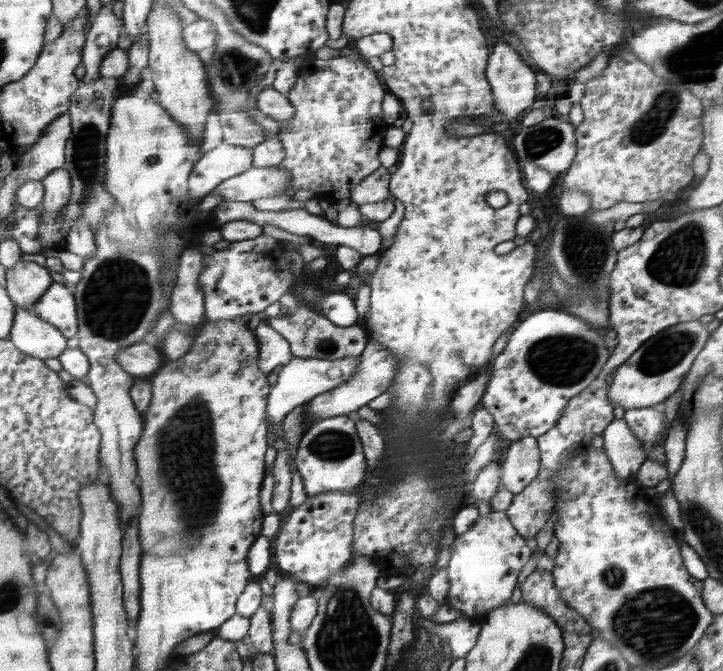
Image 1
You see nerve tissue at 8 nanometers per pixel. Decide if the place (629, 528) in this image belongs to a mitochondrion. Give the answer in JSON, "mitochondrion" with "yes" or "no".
{"mitochondrion":"no"}

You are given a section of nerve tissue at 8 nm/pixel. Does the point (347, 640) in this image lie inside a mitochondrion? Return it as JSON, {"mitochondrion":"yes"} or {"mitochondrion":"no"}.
{"mitochondrion":"yes"}

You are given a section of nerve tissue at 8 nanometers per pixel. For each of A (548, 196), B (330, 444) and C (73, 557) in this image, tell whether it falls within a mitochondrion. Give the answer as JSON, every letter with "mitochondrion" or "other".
{"A":"other","B":"mitochondrion","C":"other"}

